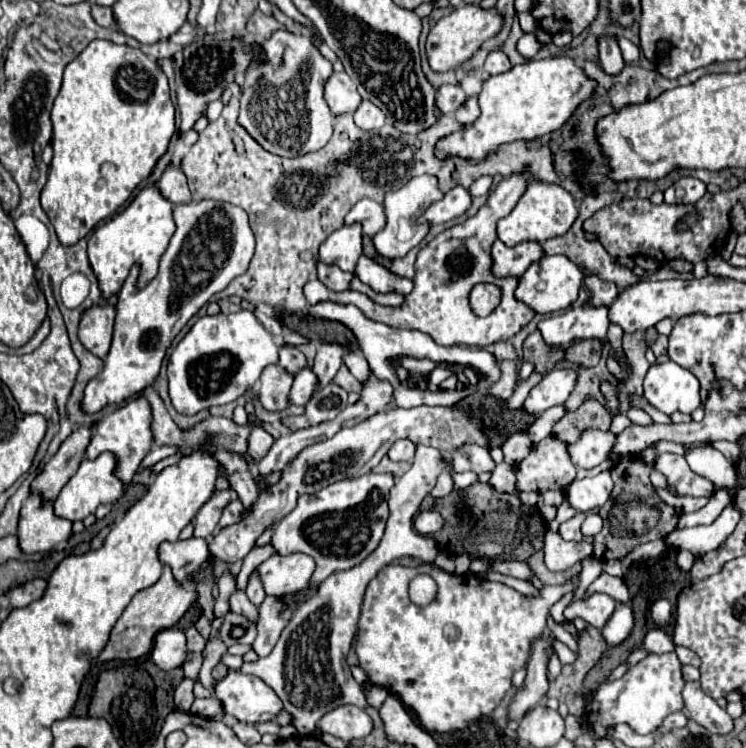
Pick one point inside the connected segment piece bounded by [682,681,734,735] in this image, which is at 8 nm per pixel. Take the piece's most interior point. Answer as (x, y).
(704, 710)

